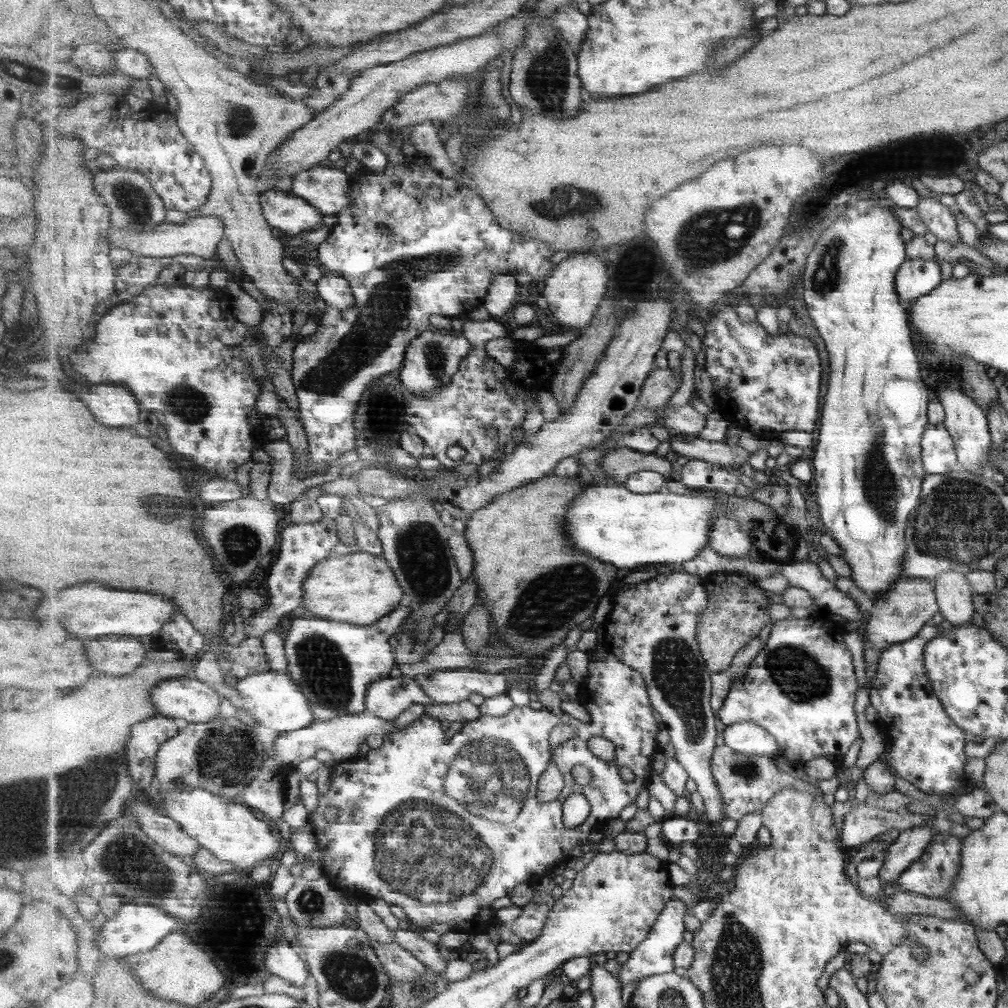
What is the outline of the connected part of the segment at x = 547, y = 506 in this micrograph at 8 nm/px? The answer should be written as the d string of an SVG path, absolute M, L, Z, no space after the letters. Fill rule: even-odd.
M549 474L547 477L541 477L539 480L530 482L523 487L499 496L491 505L472 513L470 519L466 522L465 537L467 537L467 542L471 547L471 551L473 551L473 555L475 555L475 570L472 577L475 579L479 588L477 589L478 600L479 603L484 604L484 606L487 606L488 610L490 610L491 625L493 625L497 640L513 649L515 656L527 654L527 652L534 654L533 658L536 660L536 664L543 660L542 656L548 656L556 648L563 645L563 642L567 639L569 632L571 632L573 628L586 626L590 623L593 614L595 614L595 610L597 610L597 606L599 606L599 602L601 602L601 598L607 596L607 594L610 595L619 582L617 579L617 574L619 574L617 567L609 563L599 562L599 560L593 560L593 558L581 554L581 551L569 541L569 535L567 535L567 512L569 512L573 500L575 500L583 490L587 490L587 486L585 488L581 486L573 476L560 478Z

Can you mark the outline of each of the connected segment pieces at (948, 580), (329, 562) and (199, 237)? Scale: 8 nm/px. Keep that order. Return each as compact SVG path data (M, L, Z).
M947 570L933 578L934 597L937 599L938 611L953 627L971 624L972 605L971 587L964 574Z
M367 552L332 556L317 564L303 583L304 608L310 614L337 622L372 626L390 613L403 600L403 589L389 562Z
M210 214L195 217L181 224L165 222L145 232L131 232L122 228L112 228L110 232L110 246L126 248L137 255L153 258L163 256L177 256L177 254L194 254L206 260L218 260L217 246L226 238L226 226L219 215Z

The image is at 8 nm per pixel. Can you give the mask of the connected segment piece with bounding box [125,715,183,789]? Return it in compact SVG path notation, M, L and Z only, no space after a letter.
M156 715L132 726L125 756L131 779L139 789L149 788L157 776L160 746L180 733L182 722Z

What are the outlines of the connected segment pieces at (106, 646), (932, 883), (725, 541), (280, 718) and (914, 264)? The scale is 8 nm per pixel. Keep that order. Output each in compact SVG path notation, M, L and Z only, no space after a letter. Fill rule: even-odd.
M102 637L87 642L86 655L95 672L125 676L145 662L147 653L137 637Z
M938 833L932 844L927 846L923 855L913 865L903 871L893 883L899 890L920 894L929 898L941 899L950 889L951 881L960 866L959 840L947 833Z
M717 516L711 526L711 543L718 554L731 558L747 558L753 546L752 539L744 532L739 522L733 518Z
M269 670L246 676L237 680L235 688L238 697L229 699L236 703L238 708L244 708L256 721L255 733L259 734L259 740L266 746L269 746L280 733L301 730L316 720L308 698L299 690L287 670L283 673Z
M935 259L903 261L894 274L894 289L904 307L911 301L930 294L940 282L941 273Z

